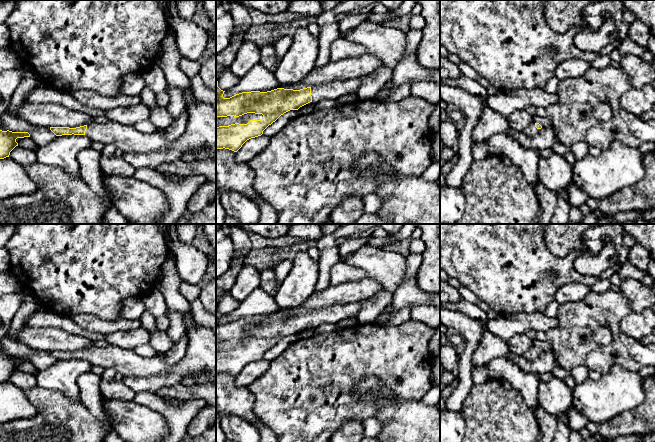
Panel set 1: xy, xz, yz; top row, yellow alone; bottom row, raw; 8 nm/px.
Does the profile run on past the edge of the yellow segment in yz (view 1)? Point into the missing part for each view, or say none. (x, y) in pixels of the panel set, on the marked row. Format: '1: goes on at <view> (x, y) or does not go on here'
1: goes on at yz (531, 131)

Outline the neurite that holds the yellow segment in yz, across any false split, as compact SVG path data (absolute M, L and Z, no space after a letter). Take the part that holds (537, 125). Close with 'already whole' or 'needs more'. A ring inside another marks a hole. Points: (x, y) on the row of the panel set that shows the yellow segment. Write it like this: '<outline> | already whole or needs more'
M532 122L524 131L523 133L529 137L535 137L542 126L539 123Z | needs more

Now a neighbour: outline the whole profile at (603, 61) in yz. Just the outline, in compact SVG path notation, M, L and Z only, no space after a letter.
M601 55L590 62L591 67L595 69L604 69L611 65L612 59L609 55Z

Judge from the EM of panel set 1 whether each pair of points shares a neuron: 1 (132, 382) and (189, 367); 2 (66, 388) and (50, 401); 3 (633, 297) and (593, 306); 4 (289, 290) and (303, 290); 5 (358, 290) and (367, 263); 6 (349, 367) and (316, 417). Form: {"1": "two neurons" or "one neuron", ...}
{"1": "one neuron", "2": "two neurons", "3": "two neurons", "4": "one neuron", "5": "two neurons", "6": "one neuron"}

